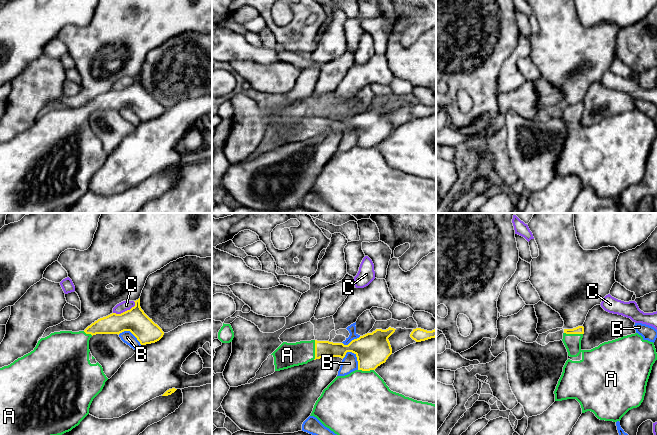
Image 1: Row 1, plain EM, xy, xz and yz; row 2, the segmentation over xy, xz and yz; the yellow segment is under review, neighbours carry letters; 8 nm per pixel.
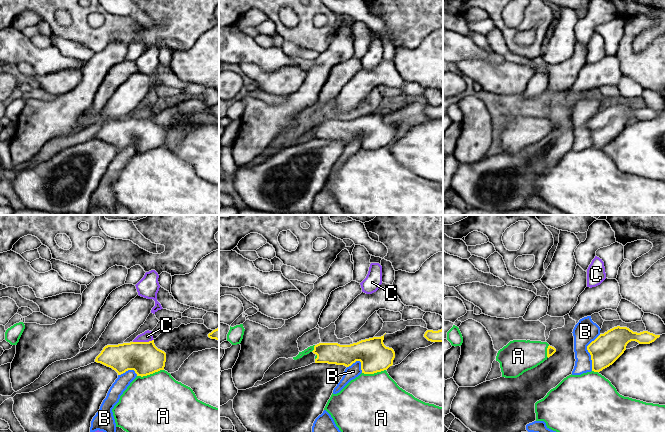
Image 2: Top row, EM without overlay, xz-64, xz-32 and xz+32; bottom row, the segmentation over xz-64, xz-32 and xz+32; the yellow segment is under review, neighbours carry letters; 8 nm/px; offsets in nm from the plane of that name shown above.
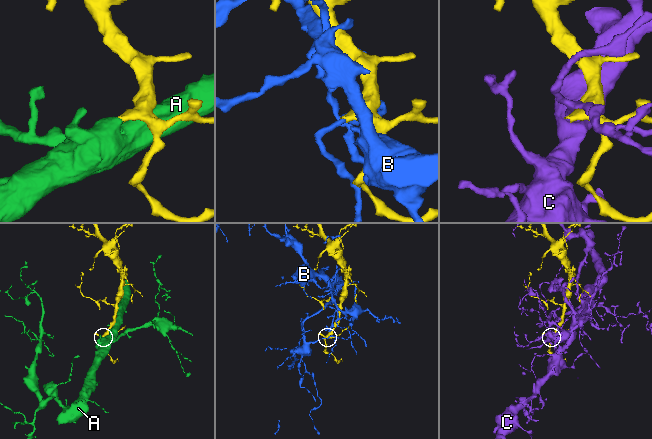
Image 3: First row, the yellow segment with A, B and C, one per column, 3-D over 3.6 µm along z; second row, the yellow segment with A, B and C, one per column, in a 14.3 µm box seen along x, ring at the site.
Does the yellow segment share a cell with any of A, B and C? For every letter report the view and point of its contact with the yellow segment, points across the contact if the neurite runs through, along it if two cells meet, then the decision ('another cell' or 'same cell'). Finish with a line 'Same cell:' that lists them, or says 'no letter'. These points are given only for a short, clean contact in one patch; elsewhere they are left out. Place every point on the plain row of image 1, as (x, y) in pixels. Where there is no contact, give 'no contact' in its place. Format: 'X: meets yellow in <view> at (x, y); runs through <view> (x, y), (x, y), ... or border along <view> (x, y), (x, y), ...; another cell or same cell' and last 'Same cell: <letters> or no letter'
A: meets yellow in xz at (315, 126); same cell
B: meets yellow in xz at (357, 134); another cell
C: meets yellow in xy at (125, 87); another cell
Same cell: A

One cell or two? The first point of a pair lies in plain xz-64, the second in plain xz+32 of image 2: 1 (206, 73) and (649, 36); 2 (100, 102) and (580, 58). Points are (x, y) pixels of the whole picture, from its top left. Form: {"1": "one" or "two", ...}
{"1": "two", "2": "one"}

